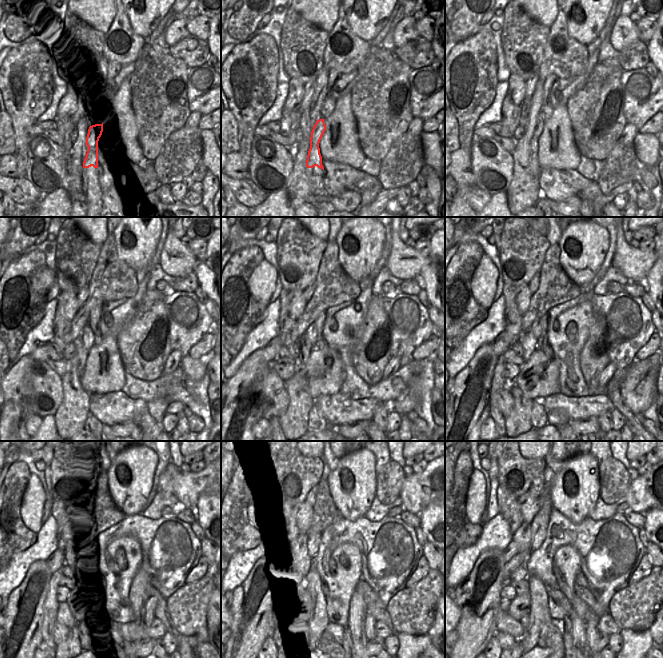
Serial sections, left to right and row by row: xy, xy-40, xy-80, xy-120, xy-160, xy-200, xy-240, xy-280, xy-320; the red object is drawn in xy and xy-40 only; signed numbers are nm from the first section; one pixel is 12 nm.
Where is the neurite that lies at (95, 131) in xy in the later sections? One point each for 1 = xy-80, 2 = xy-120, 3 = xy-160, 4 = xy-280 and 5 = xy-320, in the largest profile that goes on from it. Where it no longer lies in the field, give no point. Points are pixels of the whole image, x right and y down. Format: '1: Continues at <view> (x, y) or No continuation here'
1: Continues at xy-80 (534, 163)
2: Continues at xy-120 (87, 334)
3: Continues at xy-160 (310, 333)
4: Continues at xy-280 (313, 538)
5: Continues at xy-320 (539, 524).

